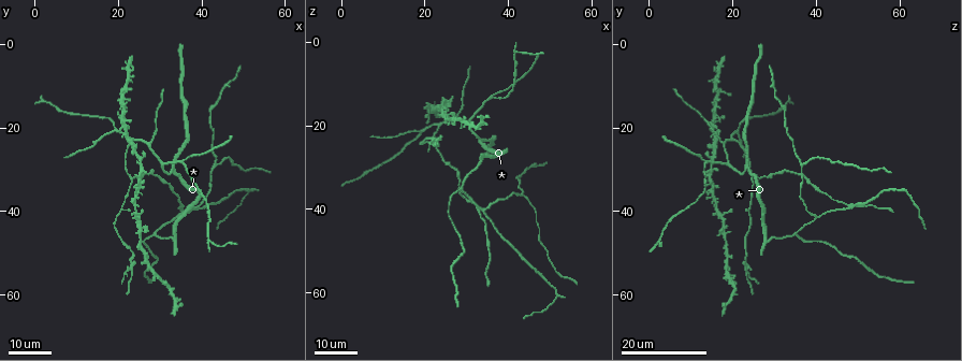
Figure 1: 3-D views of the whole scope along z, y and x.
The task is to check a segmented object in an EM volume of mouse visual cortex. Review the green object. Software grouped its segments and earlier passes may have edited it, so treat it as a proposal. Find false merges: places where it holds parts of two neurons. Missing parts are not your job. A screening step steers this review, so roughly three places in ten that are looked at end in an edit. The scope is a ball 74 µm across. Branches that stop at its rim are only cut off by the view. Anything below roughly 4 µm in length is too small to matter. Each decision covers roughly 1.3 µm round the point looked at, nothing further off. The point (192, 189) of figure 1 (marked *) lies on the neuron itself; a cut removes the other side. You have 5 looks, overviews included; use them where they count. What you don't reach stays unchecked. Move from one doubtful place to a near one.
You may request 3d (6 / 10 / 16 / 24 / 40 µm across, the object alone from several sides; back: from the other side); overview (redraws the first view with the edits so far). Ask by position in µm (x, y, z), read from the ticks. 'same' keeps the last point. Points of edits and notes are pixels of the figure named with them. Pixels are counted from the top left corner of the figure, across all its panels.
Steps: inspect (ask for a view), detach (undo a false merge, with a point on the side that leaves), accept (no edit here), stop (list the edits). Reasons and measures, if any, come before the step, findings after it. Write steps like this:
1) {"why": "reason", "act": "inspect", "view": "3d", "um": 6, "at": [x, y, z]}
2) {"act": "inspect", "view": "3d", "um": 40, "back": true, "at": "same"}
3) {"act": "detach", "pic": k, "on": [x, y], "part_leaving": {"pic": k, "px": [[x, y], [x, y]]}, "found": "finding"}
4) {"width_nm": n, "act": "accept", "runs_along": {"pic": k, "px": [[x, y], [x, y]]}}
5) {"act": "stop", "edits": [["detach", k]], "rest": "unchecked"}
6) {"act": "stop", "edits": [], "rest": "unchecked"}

{"why": "sudden change in width", "act": "inspect", "view": "3d", "um": 16, "at": [28.5, 31.0, 33.0]}

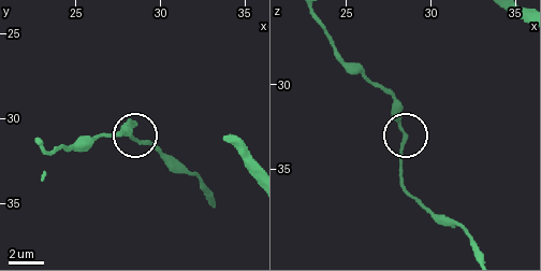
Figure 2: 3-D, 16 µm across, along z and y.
{"act": "inspect", "view": "3d", "um": 6, "at": [28.4, 30.3, 33.0]}

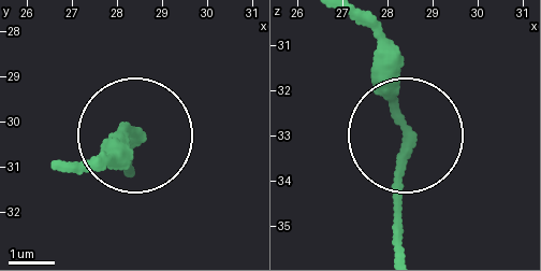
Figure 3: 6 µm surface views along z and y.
{"width_nm": 210, "act": "accept", "runs_along": {"pic": 3, "px": [[366, 26], [400, 118], [400, 246]]}, "found": "all the same neuron"}

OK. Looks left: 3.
{"why": "branch point", "act": "inspect", "view": "3d", "um": 16, "at": [30.5, 28.5, 19.0]}

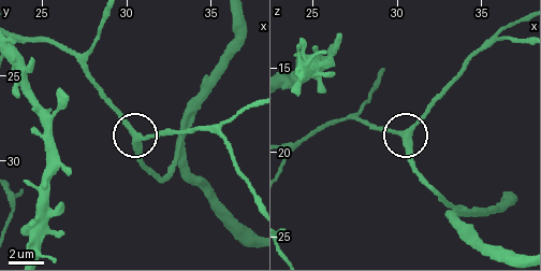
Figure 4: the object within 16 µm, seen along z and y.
{"act": "inspect", "view": "3d", "um": 6, "at": [30.3, 28.3, 19.0]}

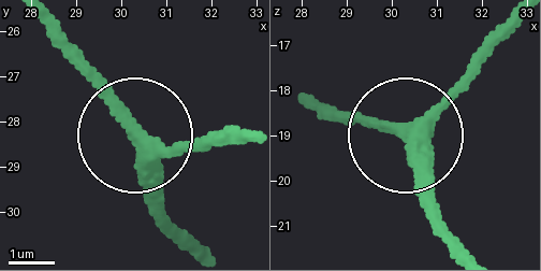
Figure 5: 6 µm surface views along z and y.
{"act": "accept", "runs_along": {"pic": 5, "px": [[465, 242], [434, 208], [414, 139], [518, 27]]}, "found": "one neuron here"}

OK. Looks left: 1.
{"act": "stop", "edits": [], "rest": "unchecked"}

